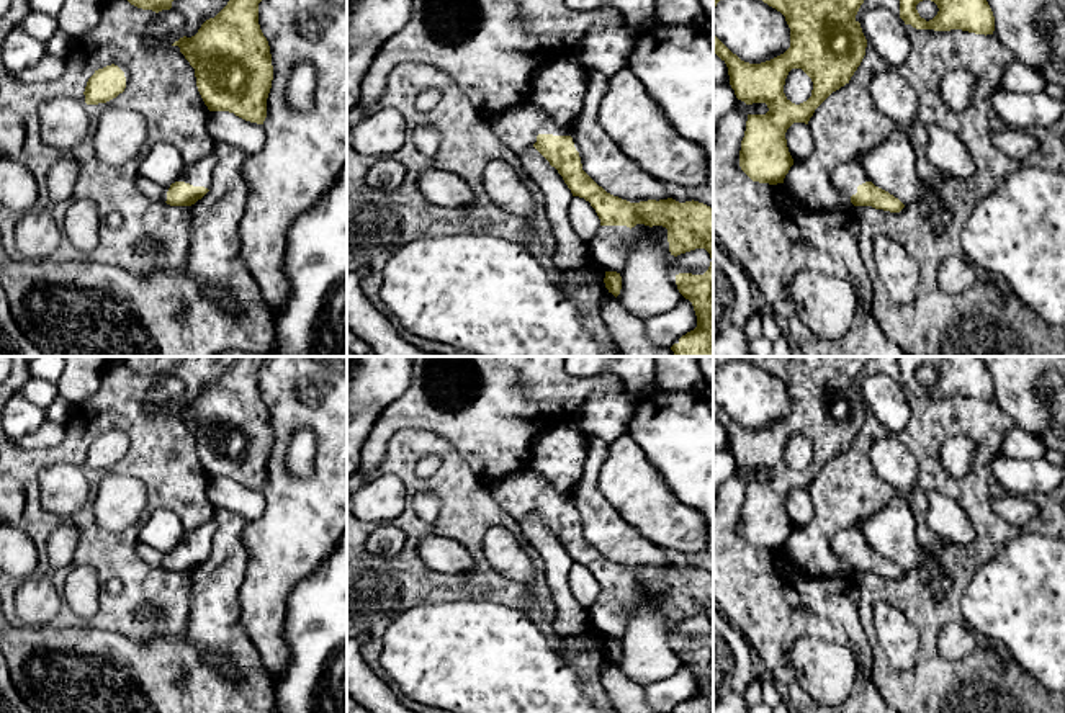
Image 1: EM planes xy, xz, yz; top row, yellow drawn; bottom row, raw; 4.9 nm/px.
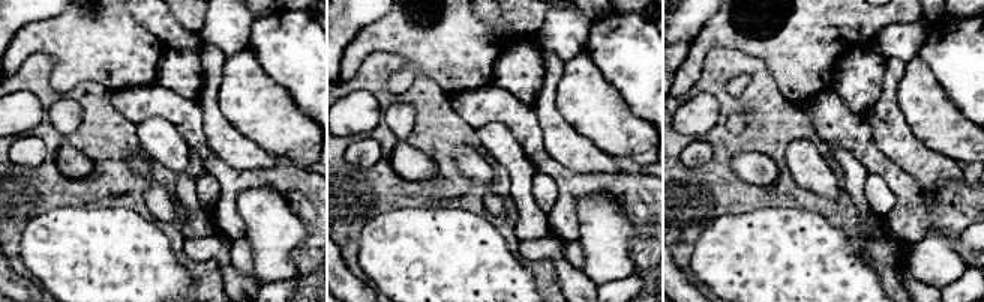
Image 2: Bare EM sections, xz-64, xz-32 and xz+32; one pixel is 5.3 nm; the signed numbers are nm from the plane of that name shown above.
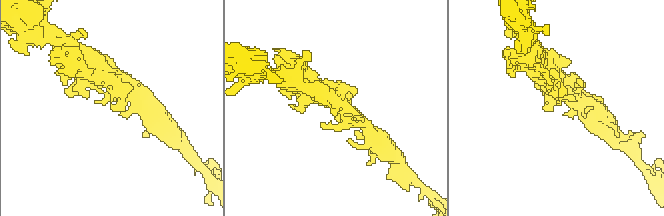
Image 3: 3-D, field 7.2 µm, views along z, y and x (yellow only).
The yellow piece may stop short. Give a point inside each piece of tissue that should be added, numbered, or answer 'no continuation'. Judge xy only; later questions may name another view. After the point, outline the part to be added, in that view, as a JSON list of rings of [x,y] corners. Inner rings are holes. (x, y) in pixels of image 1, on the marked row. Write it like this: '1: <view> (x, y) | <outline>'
1: xy (198, 174) | [[[214,154],[203,157],[201,160],[186,164],[175,182],[185,182],[193,186],[211,188],[211,173],[218,164]],[[173,182],[173,183],[175,183]]]

